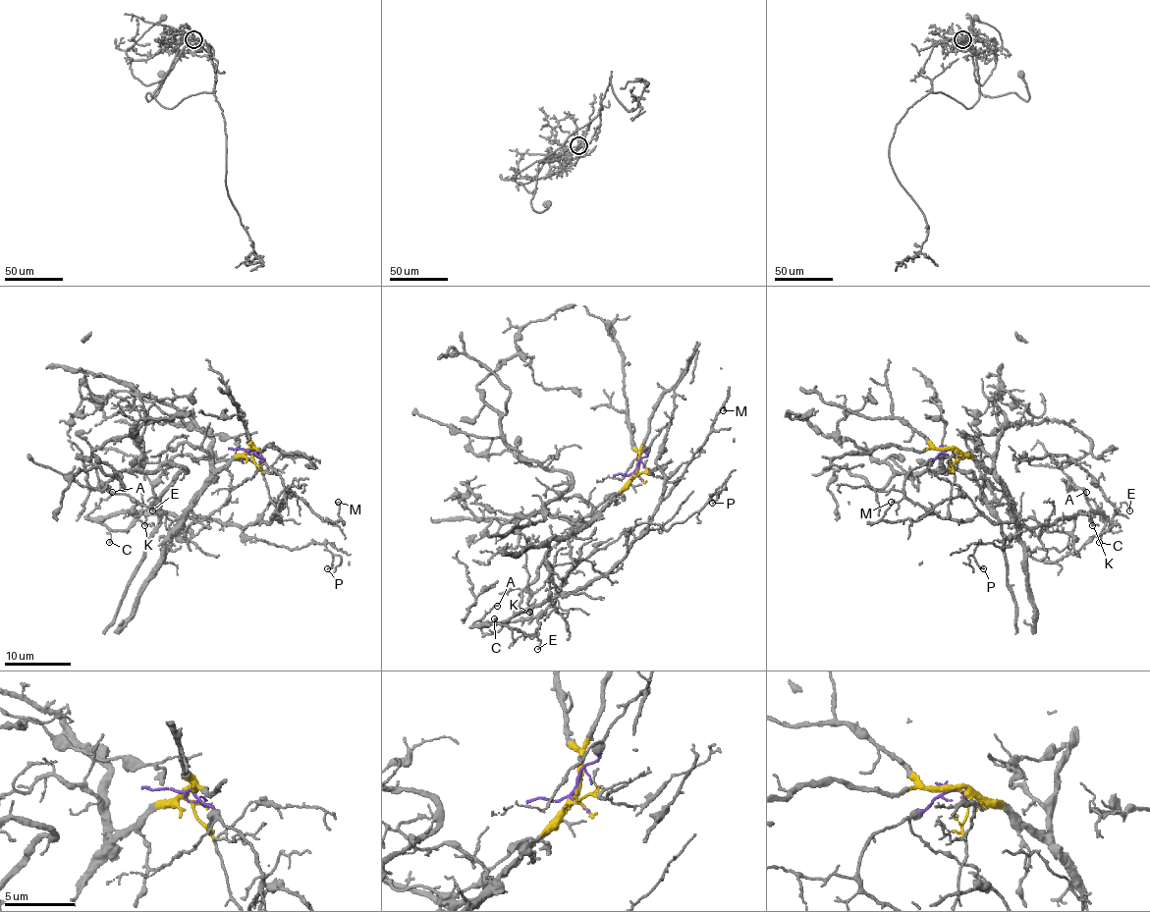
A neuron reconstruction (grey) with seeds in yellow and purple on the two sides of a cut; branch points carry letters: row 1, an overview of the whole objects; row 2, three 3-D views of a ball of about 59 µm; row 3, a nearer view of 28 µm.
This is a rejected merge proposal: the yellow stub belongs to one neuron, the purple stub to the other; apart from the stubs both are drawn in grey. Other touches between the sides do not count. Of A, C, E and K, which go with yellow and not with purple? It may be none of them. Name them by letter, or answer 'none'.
none

